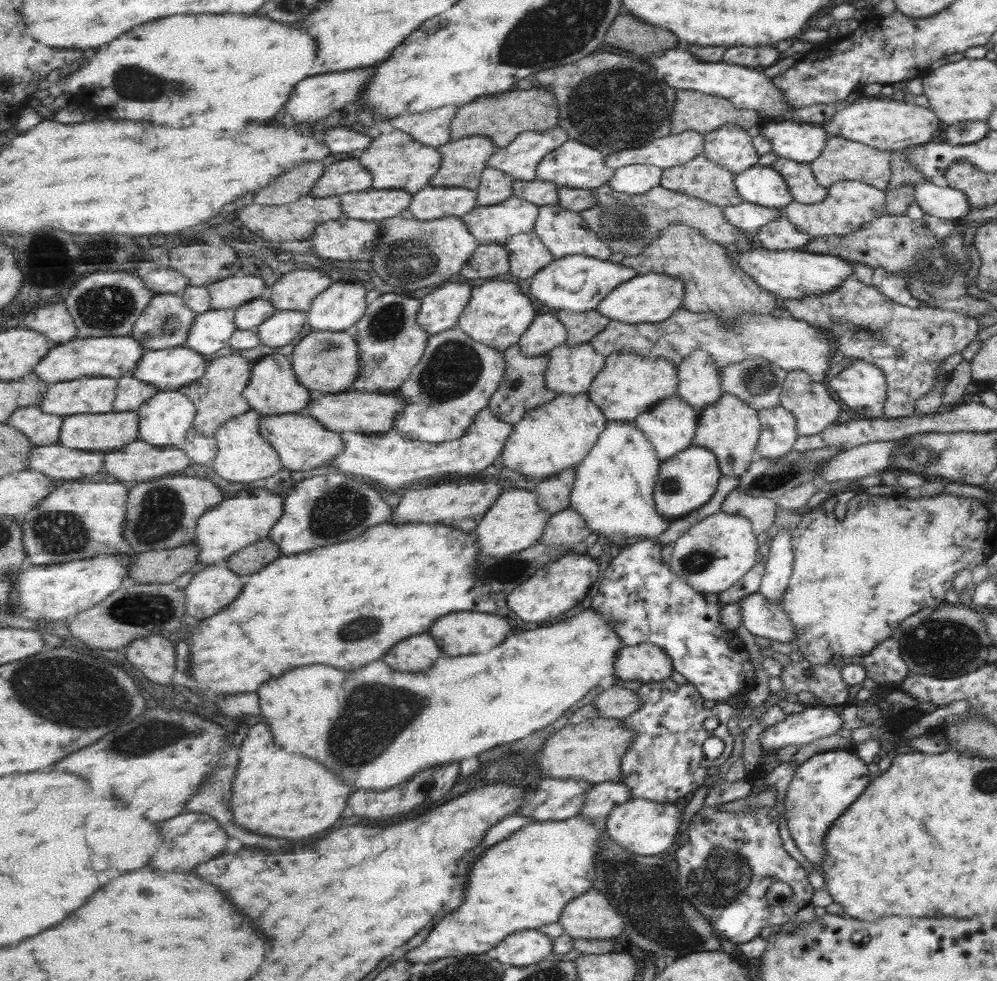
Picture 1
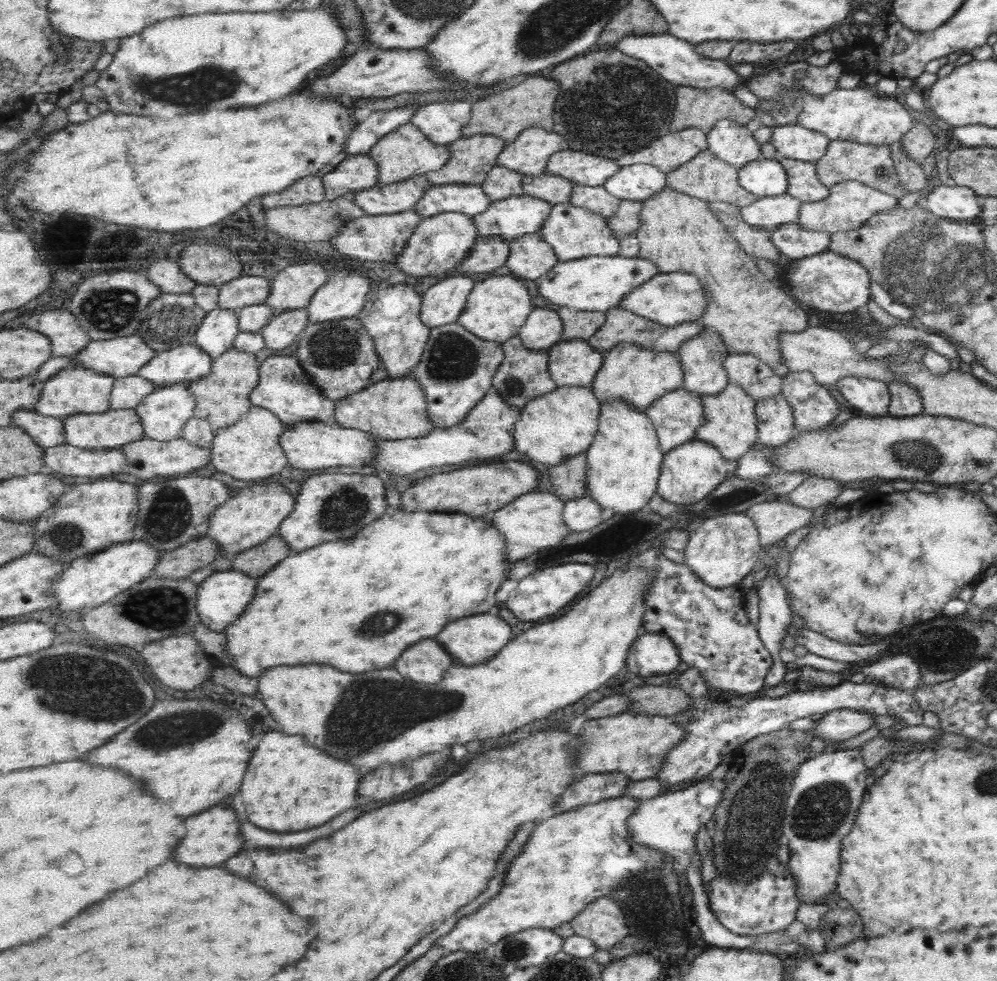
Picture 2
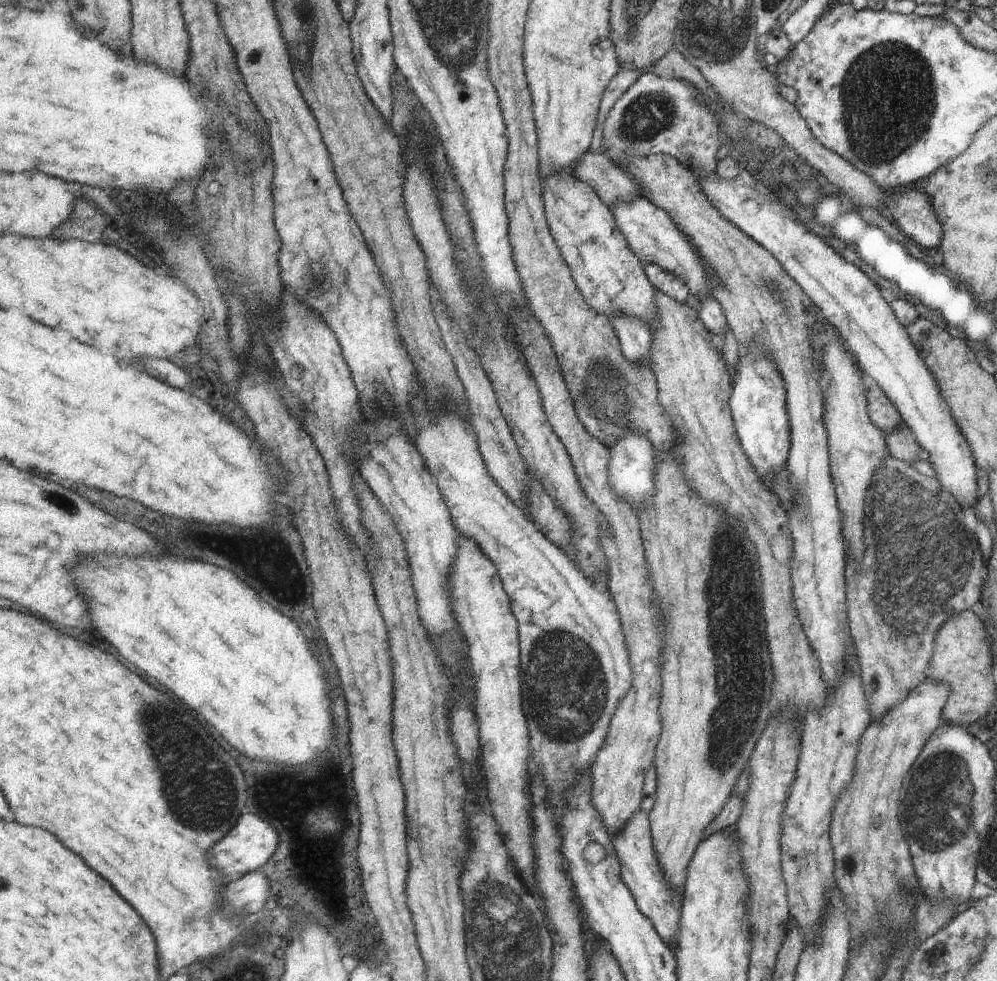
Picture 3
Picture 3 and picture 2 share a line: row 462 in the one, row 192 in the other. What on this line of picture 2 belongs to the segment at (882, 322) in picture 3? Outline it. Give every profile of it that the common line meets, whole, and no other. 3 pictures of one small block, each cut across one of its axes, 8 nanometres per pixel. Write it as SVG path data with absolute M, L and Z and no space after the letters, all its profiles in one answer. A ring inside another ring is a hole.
M941 186L933 188L923 200L925 208L939 216L949 218L951 222L967 222L971 224L977 216L981 216L981 206L977 202L977 194L967 186Z

